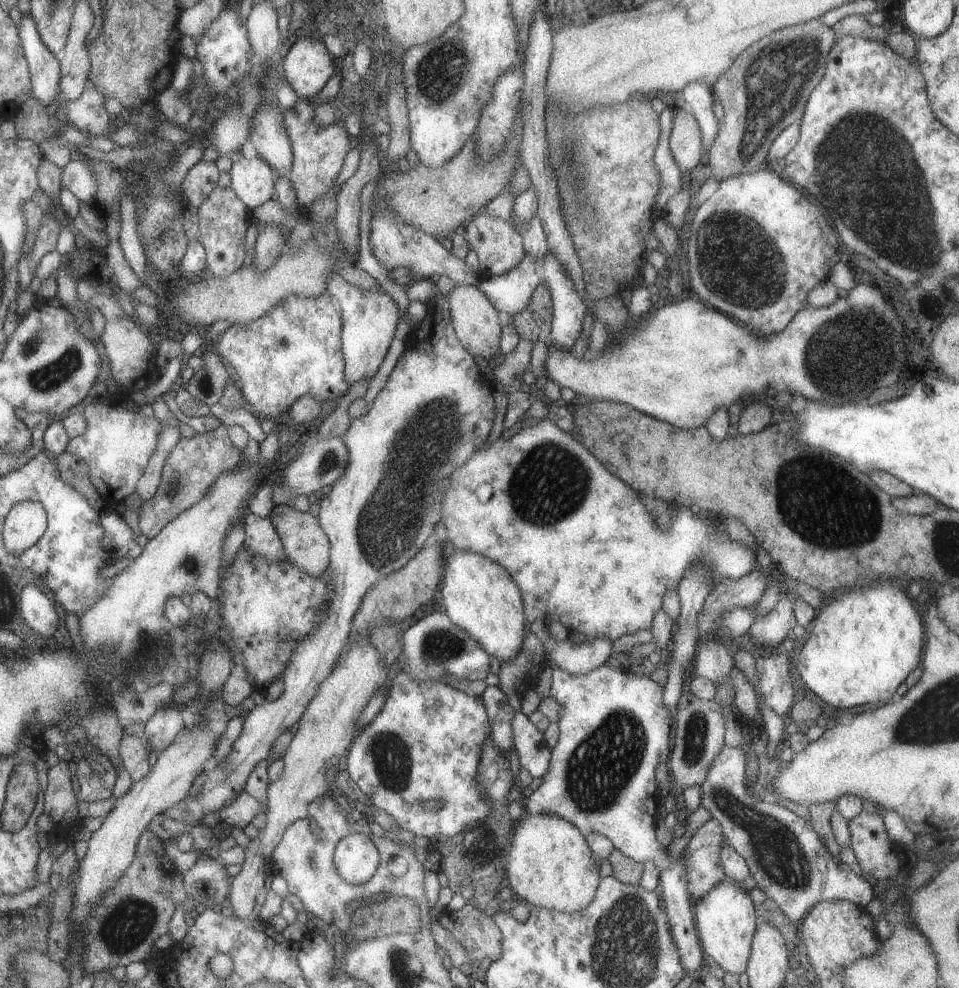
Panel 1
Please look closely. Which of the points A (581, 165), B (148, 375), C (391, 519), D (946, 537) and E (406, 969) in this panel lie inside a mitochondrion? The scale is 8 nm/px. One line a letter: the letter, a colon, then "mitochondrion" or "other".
A: mitochondrion
B: other
C: mitochondrion
D: mitochondrion
E: mitochondrion

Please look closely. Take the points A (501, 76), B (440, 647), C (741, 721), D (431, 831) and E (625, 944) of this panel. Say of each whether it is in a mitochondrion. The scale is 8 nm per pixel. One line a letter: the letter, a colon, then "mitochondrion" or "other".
A: other
B: mitochondrion
C: other
D: other
E: mitochondrion

